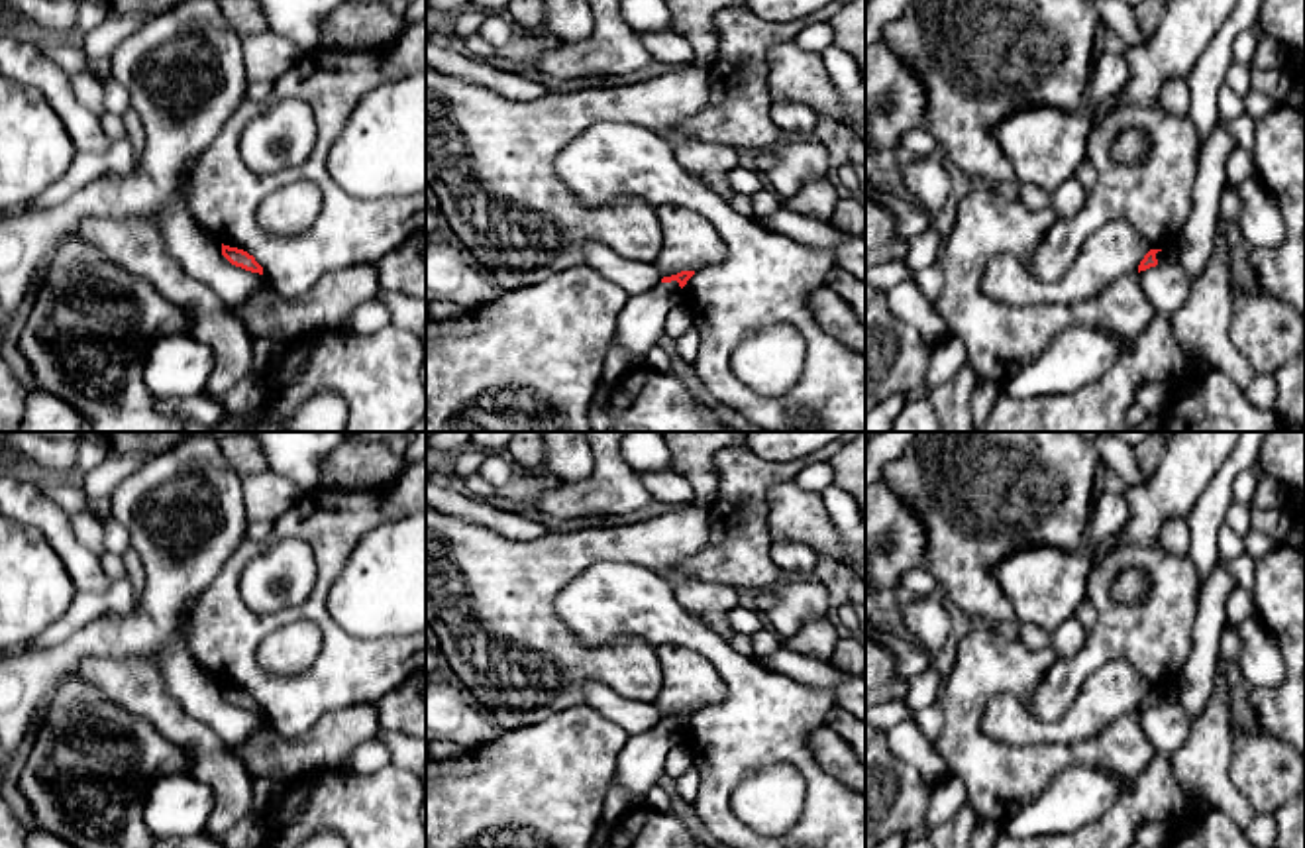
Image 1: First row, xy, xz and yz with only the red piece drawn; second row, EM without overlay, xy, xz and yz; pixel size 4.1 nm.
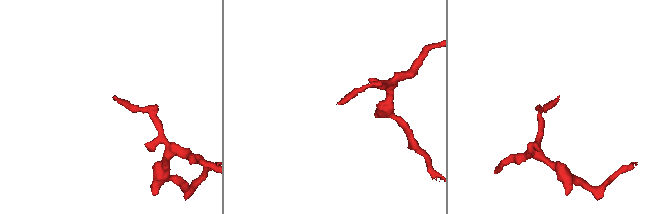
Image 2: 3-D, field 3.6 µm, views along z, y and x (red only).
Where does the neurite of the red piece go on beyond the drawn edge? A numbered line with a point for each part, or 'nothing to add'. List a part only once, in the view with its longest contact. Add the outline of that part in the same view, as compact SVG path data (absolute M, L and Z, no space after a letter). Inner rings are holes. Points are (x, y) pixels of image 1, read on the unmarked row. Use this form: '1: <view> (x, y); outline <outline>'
1: xz (640, 764); outline M677 720L630 734L618 756L612 783L628 795L646 799L663 775L667 754L679 744L683 744L683 730Z

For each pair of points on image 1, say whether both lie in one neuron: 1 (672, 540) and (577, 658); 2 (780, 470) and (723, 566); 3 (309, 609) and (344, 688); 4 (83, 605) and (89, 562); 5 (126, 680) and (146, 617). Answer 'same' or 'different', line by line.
1: same
2: same
3: same
4: different
5: different

